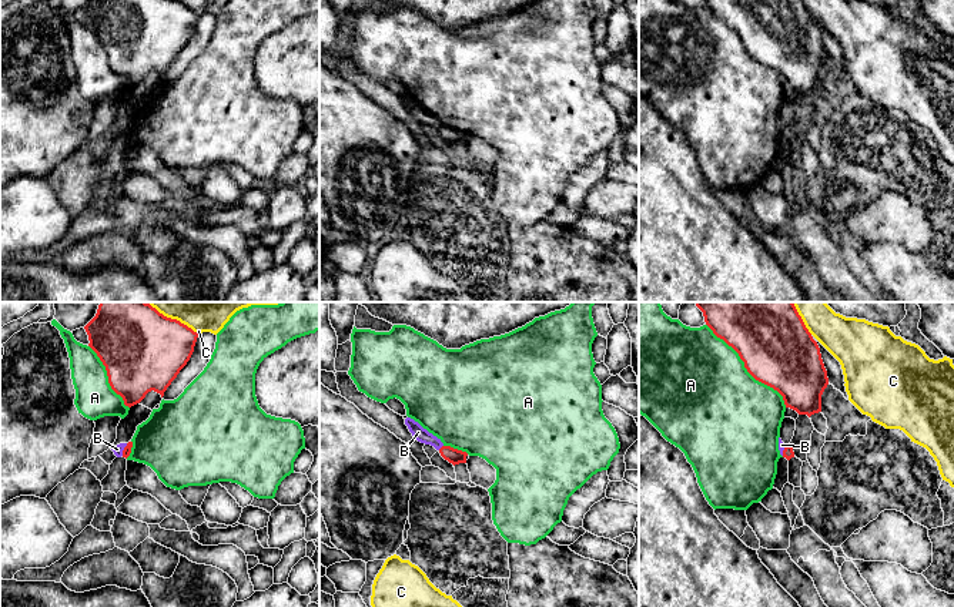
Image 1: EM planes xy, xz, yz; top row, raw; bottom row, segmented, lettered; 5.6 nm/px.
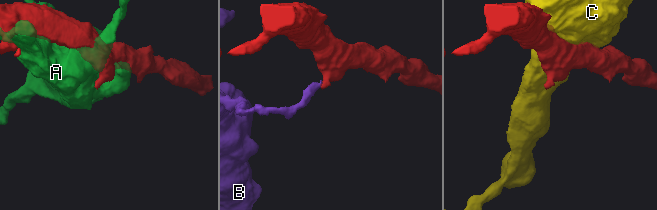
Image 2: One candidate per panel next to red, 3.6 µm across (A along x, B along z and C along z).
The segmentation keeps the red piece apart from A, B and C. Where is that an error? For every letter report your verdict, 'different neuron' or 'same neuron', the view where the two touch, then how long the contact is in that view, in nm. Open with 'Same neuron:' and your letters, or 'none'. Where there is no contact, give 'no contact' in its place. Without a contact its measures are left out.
Same neuron: none
A: different neuron; meets red in yz; contact 650 nm long
B: different neuron; meets red in xz; contact 40 nm long
C: different neuron; meets red in xy; contact 160 nm long

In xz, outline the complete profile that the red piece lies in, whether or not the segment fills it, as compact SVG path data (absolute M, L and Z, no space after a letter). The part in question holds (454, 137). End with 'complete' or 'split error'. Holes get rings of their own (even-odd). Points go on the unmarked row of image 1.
M442 127L442 128L439 130L439 134L441 134L441 137L442 137L445 141L448 141L449 144L452 144L453 147L455 147L455 145L459 145L459 144L466 144L466 137L468 137L466 133L453 130L453 128L451 128L451 127Z; complete

